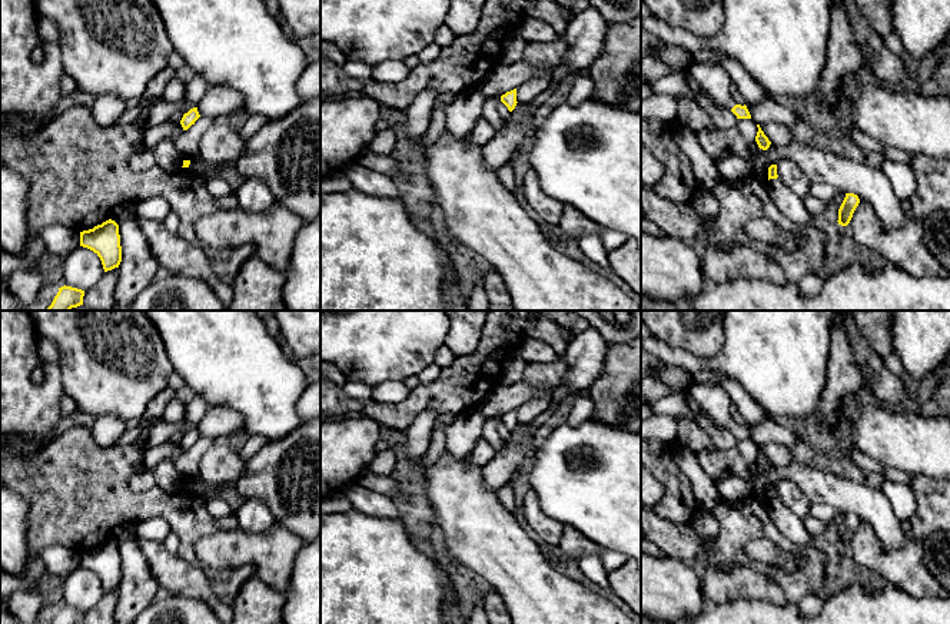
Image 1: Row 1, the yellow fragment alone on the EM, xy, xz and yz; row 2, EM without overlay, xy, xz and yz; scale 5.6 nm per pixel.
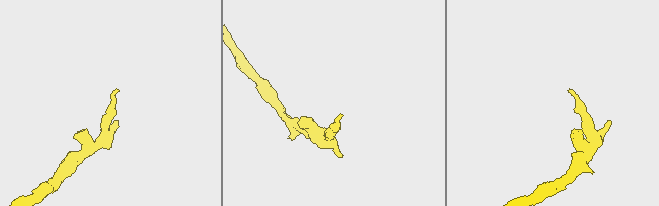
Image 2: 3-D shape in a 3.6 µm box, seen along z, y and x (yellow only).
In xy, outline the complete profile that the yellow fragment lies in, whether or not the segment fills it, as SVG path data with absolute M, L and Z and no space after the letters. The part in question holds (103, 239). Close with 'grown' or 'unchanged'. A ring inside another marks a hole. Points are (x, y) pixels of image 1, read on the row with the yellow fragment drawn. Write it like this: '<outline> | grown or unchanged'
M112 219L80 232L80 246L100 258L104 272L119 268L122 262L119 225Z | unchanged

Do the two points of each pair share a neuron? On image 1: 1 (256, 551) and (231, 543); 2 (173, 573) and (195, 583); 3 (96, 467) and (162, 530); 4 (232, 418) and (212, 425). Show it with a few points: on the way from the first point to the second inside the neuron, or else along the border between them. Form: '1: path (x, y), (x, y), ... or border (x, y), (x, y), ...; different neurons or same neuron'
1: path (251, 548), (241, 548), (236, 544); same neuron
2: path (179, 577), (189, 580); same neuron
3: border (162, 517), (149, 517), (138, 523); different neurons
4: path (228, 421), (216, 424); same neuron

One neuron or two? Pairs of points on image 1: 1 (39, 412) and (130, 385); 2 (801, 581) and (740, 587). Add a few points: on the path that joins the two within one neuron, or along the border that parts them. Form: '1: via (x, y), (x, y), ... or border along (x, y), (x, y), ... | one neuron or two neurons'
1: border along (57, 364), (65, 391) | two neurons
2: border along (750, 566), (771, 578), (787, 601) | two neurons

